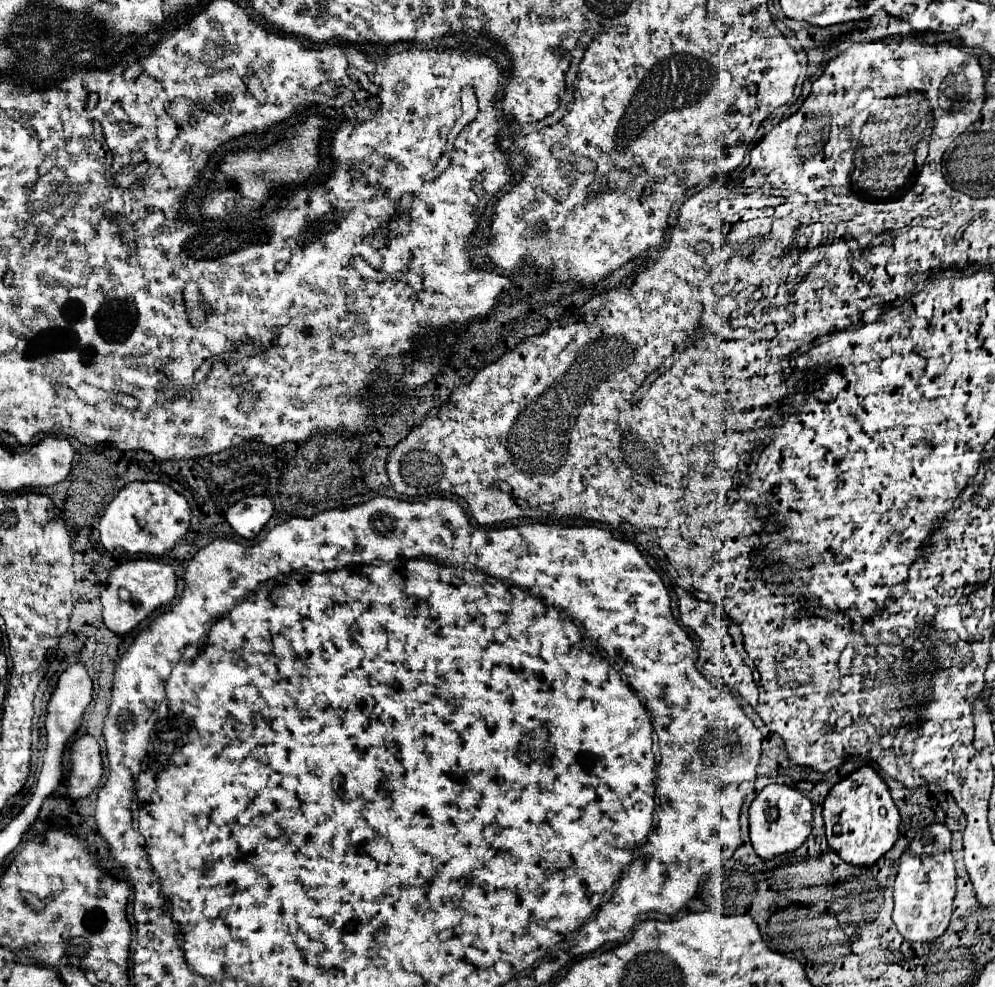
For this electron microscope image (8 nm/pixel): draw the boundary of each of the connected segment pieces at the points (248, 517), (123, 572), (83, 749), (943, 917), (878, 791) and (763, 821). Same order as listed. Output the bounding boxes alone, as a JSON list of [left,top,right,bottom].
[[227,496,273,538],[101,560,175,634],[67,736,103,799],[893,824,955,942],[823,766,899,866],[749,784,813,860]]

